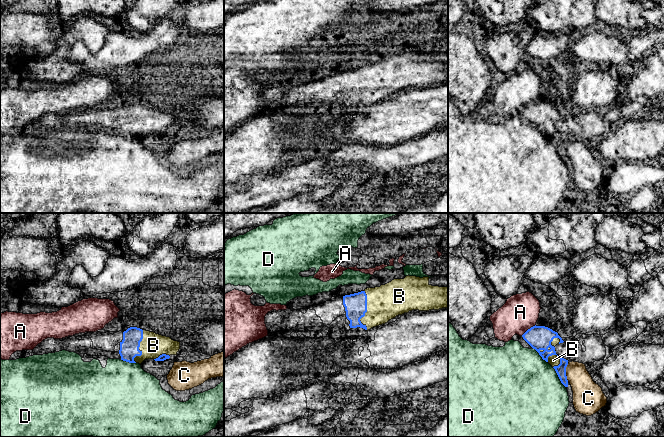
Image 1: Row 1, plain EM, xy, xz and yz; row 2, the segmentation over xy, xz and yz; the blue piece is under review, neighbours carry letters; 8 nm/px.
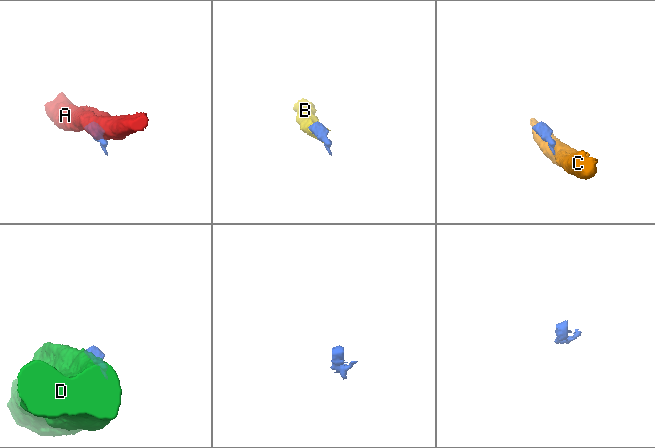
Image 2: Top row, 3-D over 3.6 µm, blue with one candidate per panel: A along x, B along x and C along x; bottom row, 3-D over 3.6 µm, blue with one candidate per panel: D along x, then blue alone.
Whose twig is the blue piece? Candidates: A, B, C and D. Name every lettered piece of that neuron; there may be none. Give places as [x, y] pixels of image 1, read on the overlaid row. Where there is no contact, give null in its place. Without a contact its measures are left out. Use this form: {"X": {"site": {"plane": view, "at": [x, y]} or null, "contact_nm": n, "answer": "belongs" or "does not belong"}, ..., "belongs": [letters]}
{"A": {"site": {"plane": "yz", "at": [528, 329]}, "contact_nm": 150, "answer": "does not belong"}, "B": {"site": {"plane": "xz", "at": [366, 310]}, "contact_nm": 320, "answer": "belongs"}, "C": {"site": {"plane": "yz", "at": [565, 372]}, "contact_nm": 150, "answer": "does not belong"}, "D": {"site": {"plane": "yz", "at": [558, 376]}, "contact_nm": 200, "answer": "does not belong"}, "belongs": ["B"]}

